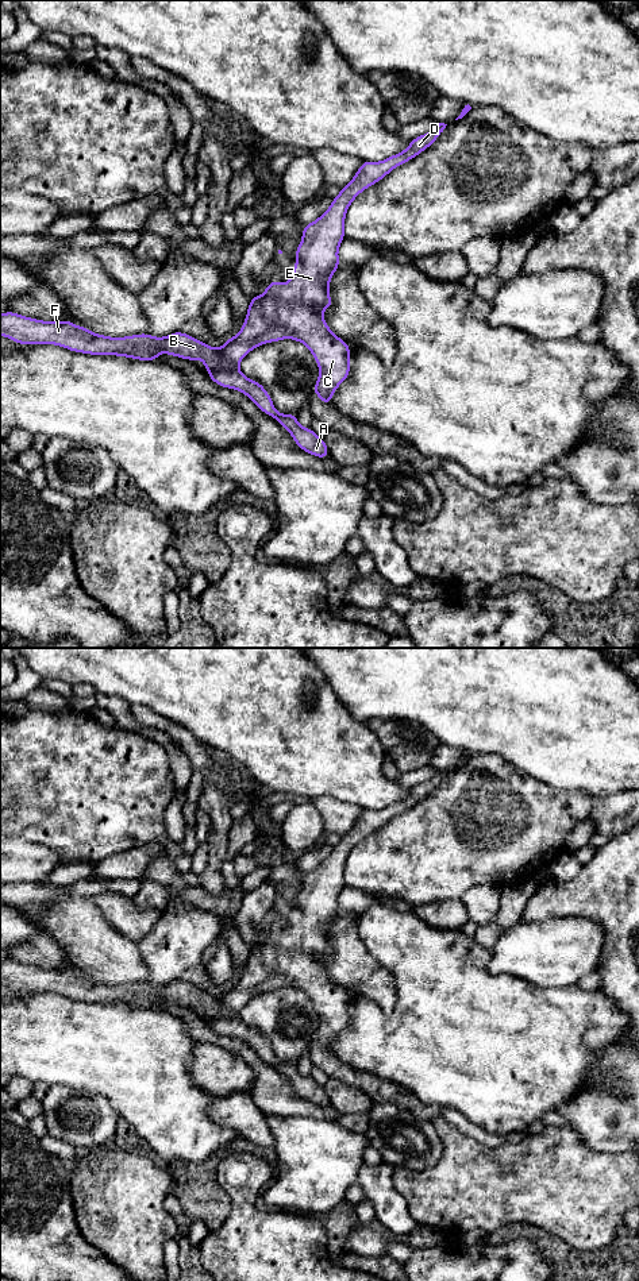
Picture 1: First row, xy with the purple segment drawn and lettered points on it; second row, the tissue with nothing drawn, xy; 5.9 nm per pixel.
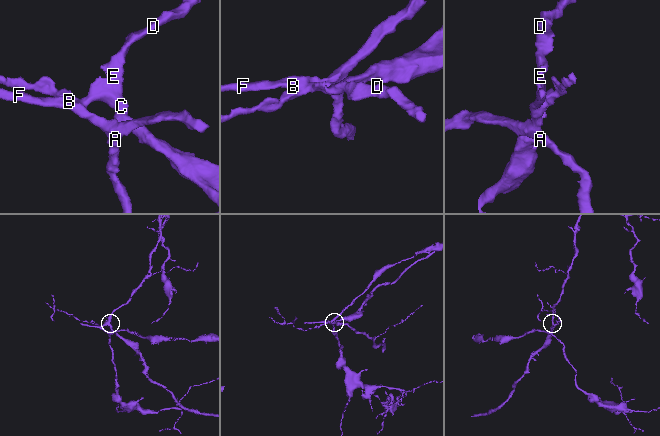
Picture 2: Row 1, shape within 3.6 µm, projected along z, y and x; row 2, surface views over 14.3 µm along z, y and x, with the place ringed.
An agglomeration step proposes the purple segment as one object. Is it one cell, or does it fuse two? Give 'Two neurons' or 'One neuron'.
Two neurons

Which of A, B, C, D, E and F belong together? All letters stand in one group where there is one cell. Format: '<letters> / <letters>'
A B F / C D E

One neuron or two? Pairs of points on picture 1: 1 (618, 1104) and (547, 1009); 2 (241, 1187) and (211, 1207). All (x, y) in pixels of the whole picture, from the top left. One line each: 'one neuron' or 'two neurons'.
1: two neurons
2: two neurons

